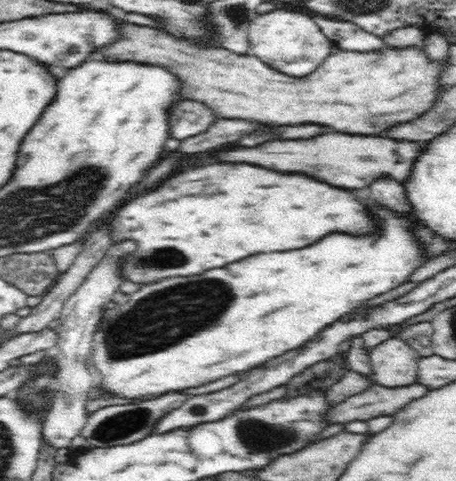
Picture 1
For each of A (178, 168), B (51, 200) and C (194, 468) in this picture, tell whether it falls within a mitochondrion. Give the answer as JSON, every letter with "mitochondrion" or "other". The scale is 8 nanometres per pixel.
{"A":"other","B":"mitochondrion","C":"other"}

